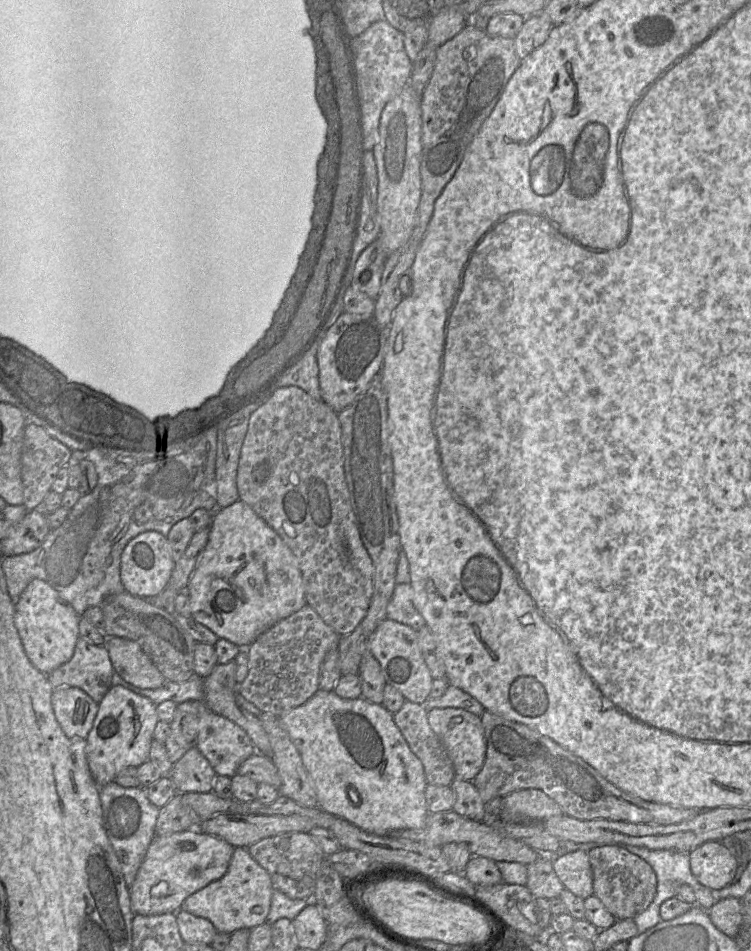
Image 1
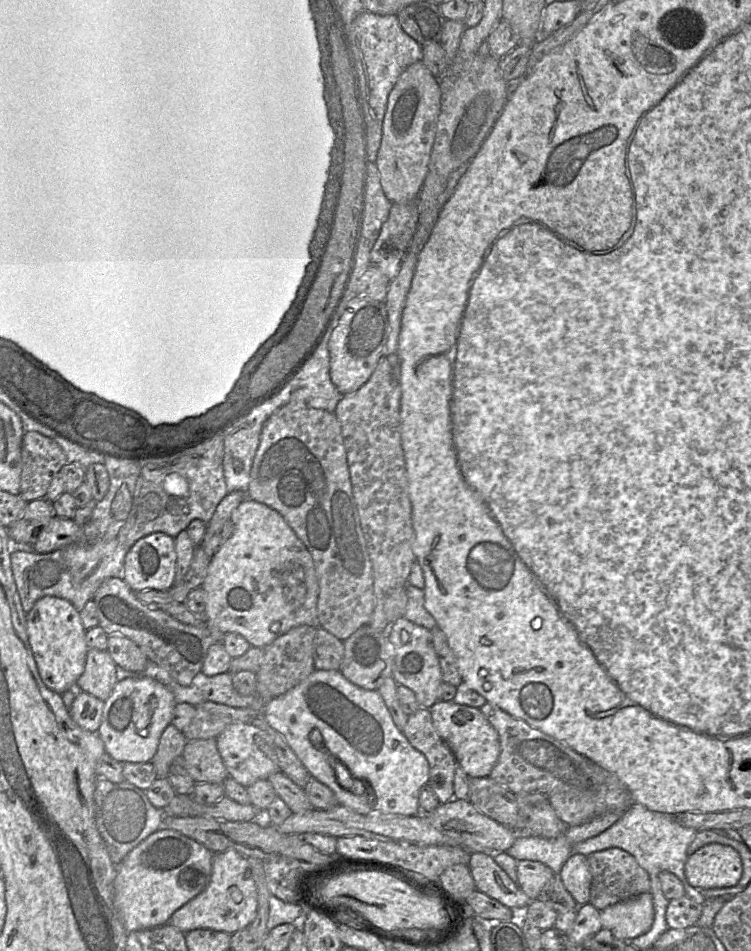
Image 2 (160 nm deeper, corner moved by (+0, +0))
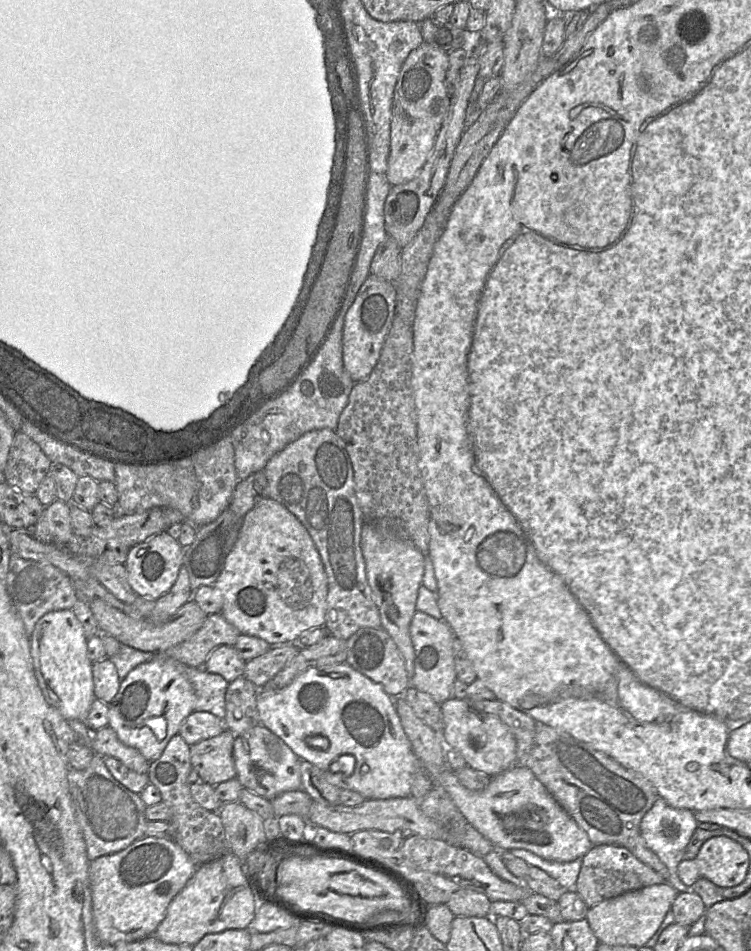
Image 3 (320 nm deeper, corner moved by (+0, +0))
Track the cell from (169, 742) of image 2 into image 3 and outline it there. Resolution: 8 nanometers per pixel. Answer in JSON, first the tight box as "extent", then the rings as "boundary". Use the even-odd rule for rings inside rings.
{"extent":[149,734,229,866],"boundary":[[[180,734],[174,735],[161,756],[150,762],[149,782],[160,791],[162,801],[171,810],[168,821],[174,828],[173,840],[185,851],[196,866],[208,863],[229,852],[225,830],[218,812],[204,809],[193,799],[188,785],[188,776],[192,770],[190,746]]]}

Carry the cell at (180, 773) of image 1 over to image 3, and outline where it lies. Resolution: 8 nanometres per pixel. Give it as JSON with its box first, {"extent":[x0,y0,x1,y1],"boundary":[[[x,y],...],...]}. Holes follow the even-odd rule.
{"extent":[190,729,236,786],"boundary":[[[225,729],[220,735],[190,746],[190,762],[204,782],[216,786],[236,778],[233,759],[234,735]]]}

